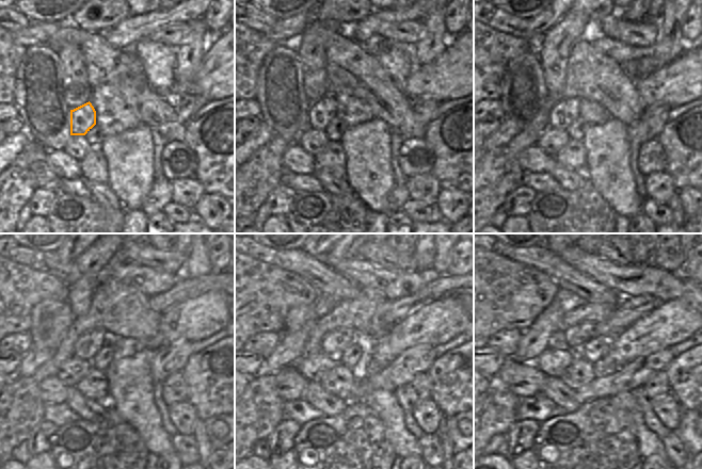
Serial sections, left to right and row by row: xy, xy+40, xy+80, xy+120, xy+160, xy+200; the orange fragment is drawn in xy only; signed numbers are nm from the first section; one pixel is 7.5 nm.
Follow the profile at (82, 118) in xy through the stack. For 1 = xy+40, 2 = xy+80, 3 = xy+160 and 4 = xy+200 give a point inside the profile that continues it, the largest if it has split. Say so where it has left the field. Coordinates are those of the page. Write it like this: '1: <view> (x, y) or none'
1: xy+40 (320, 115)
2: xy+80 (565, 111)
3: xy+160 (333, 342)
4: xy+200 (574, 338)

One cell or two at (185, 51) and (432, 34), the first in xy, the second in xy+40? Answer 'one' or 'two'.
one

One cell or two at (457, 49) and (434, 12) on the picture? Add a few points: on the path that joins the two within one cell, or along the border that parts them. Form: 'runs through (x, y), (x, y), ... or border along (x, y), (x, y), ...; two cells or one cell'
border along (449, 38), (445, 50), (435, 60); two cells

